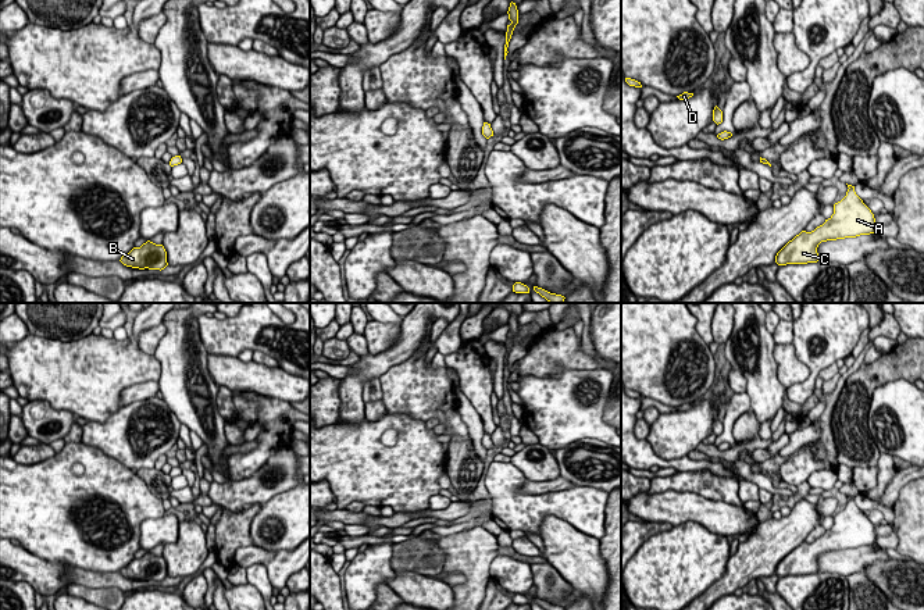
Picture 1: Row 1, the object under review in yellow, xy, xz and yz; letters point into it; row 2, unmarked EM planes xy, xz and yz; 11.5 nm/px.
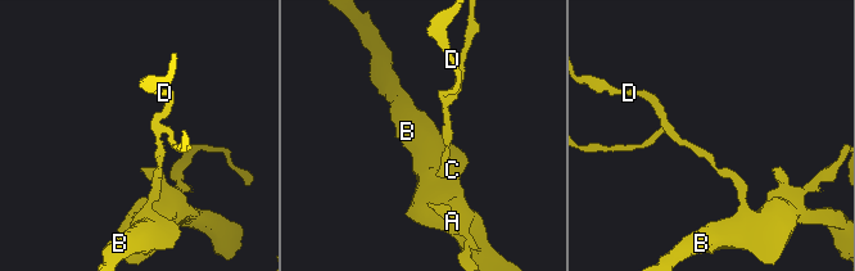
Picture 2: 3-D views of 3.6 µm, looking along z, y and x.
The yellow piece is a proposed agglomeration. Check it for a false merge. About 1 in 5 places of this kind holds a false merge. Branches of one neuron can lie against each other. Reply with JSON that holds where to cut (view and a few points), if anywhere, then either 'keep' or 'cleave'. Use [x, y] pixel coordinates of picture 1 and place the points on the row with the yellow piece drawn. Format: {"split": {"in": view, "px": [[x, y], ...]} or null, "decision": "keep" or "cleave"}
{"split": null, "decision": "keep"}

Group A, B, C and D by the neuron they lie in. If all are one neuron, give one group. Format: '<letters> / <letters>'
A B C D

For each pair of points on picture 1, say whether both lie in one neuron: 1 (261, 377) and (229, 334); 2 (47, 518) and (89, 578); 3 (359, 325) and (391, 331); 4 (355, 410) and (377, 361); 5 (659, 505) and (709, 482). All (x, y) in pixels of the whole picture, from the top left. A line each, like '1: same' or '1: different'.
1: different
2: different
3: different
4: same
5: different

